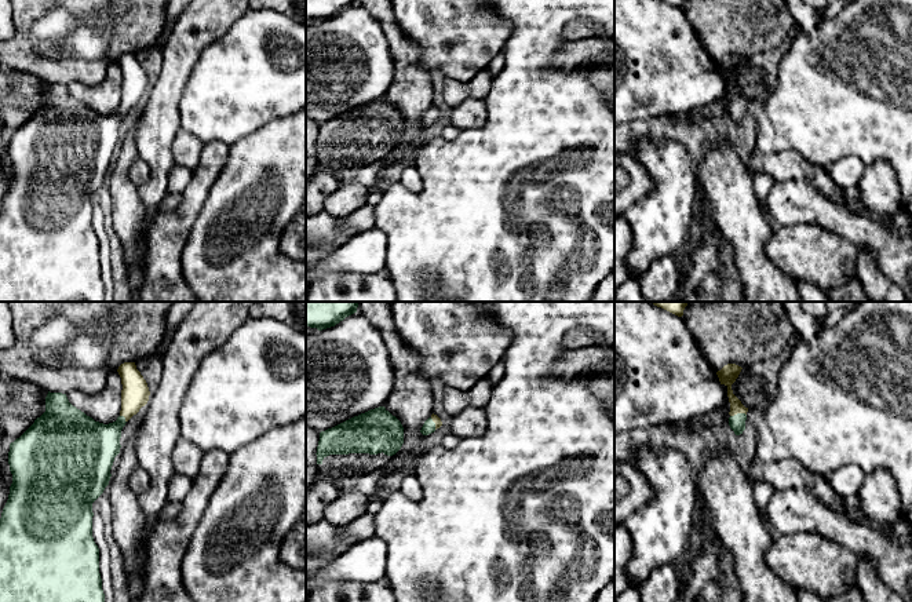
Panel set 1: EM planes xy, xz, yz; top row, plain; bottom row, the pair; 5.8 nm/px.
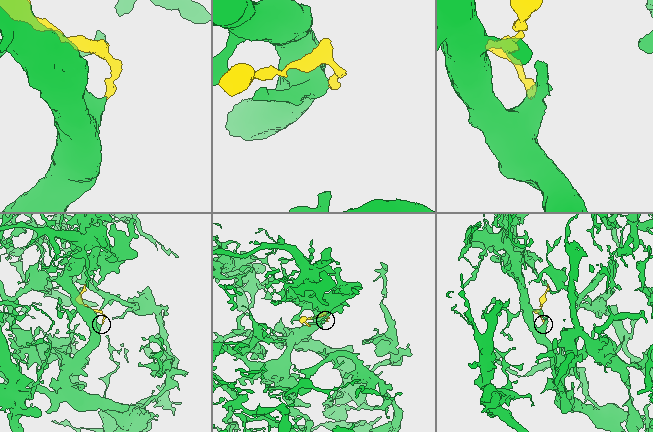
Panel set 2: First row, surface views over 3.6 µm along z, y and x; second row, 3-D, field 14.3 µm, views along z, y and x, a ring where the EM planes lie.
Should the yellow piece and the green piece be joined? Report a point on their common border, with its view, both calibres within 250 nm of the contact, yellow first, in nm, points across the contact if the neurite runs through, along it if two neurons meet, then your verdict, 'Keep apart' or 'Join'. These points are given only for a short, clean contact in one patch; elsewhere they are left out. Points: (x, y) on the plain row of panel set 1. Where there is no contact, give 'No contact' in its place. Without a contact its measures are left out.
Touches yellow at yz (737, 104). Thickness 110 nm (yellow) against 100 nm. Path across: yz (728, 66), (729, 84), (737, 104), (737, 115). Join

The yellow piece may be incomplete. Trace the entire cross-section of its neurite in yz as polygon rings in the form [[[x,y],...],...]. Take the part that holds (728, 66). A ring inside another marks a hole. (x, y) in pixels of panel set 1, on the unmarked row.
[[[727,55],[716,63],[721,76],[725,76],[727,79],[727,88],[730,94],[729,117],[736,127],[743,125],[743,123],[745,121],[745,112],[748,103],[748,99],[741,95],[741,92],[733,85],[732,81],[732,76],[738,69],[741,61],[743,59],[736,55]]]

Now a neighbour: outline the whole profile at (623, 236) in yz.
[[[623,216],[614,218],[614,292],[631,280],[631,271],[627,267],[627,256],[632,248],[632,231]]]

